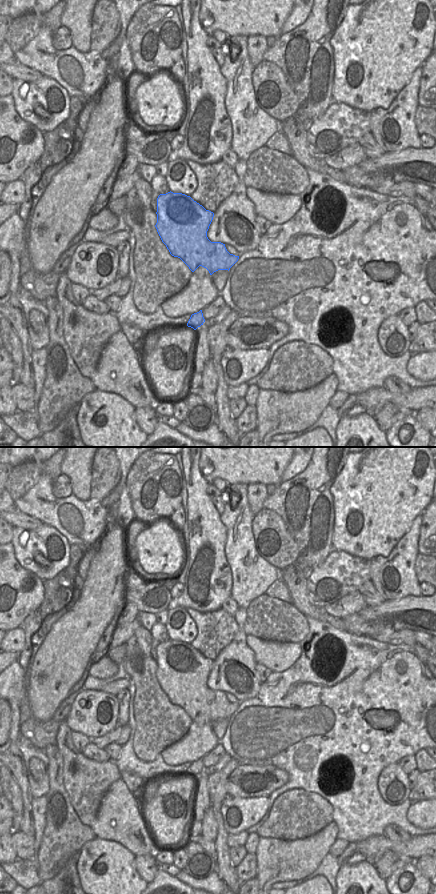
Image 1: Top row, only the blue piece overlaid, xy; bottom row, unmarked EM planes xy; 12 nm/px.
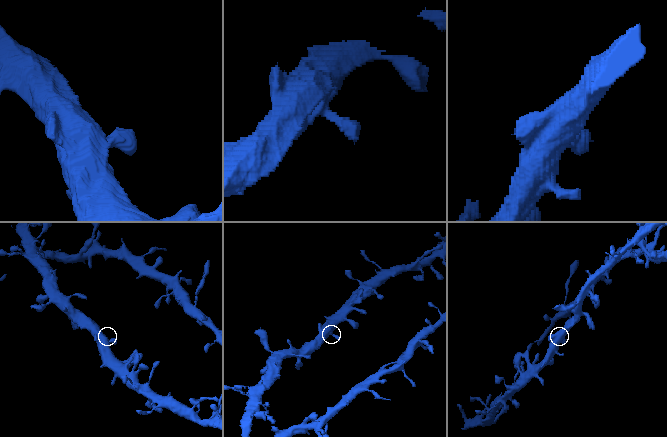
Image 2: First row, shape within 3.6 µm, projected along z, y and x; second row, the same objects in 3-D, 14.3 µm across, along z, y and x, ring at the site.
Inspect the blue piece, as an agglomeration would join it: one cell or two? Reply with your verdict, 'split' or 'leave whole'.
leave whole

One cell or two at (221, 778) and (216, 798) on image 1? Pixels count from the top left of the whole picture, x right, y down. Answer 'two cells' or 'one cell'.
one cell

